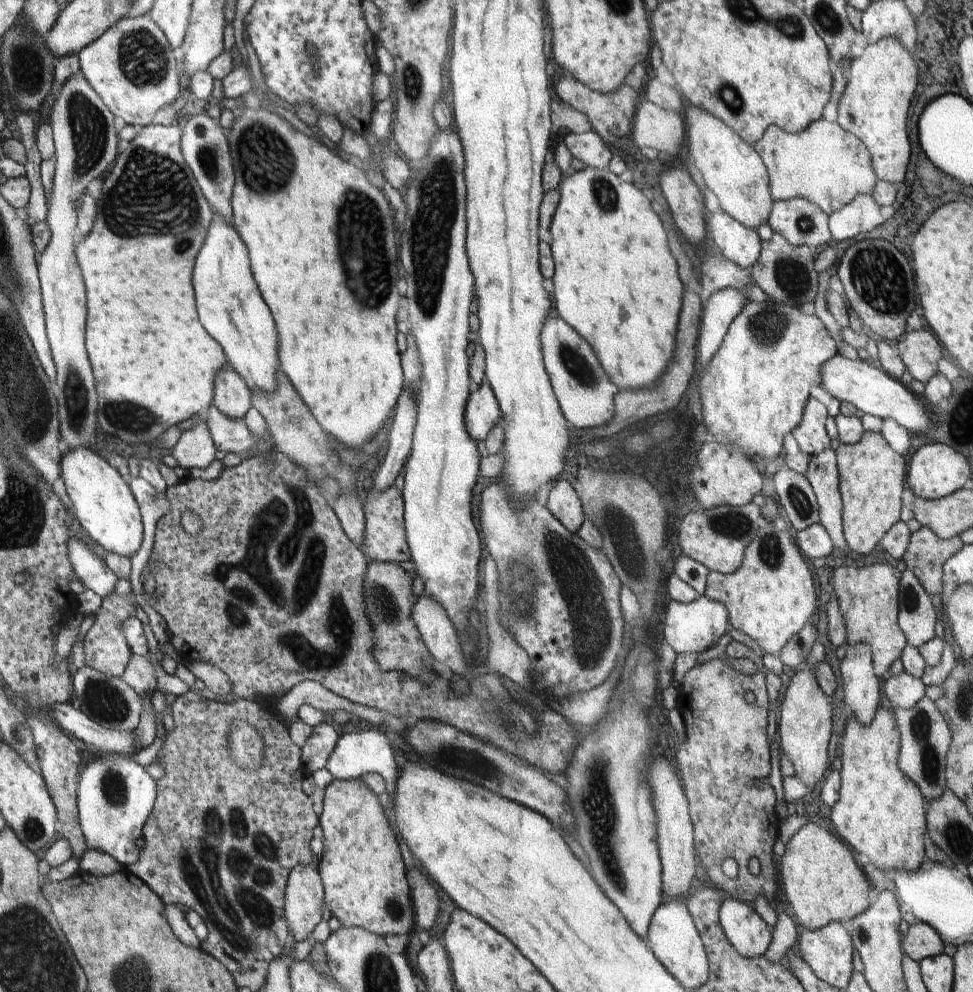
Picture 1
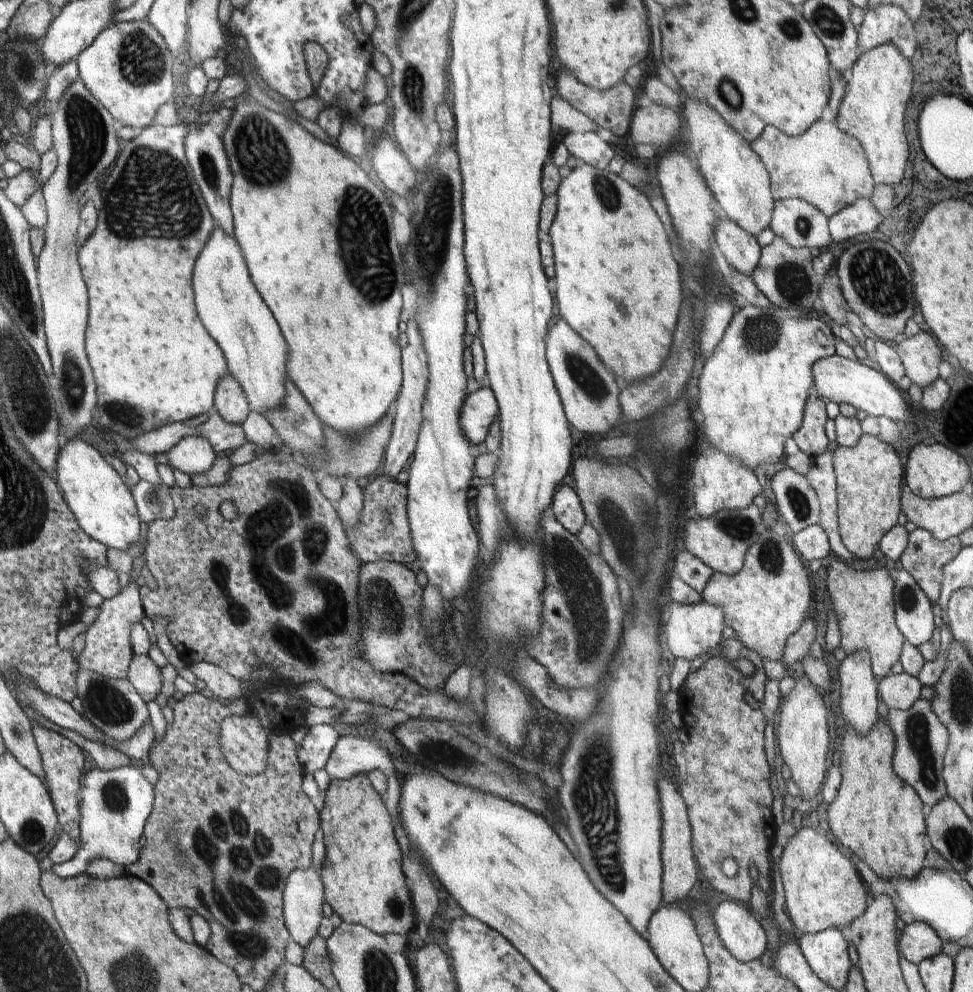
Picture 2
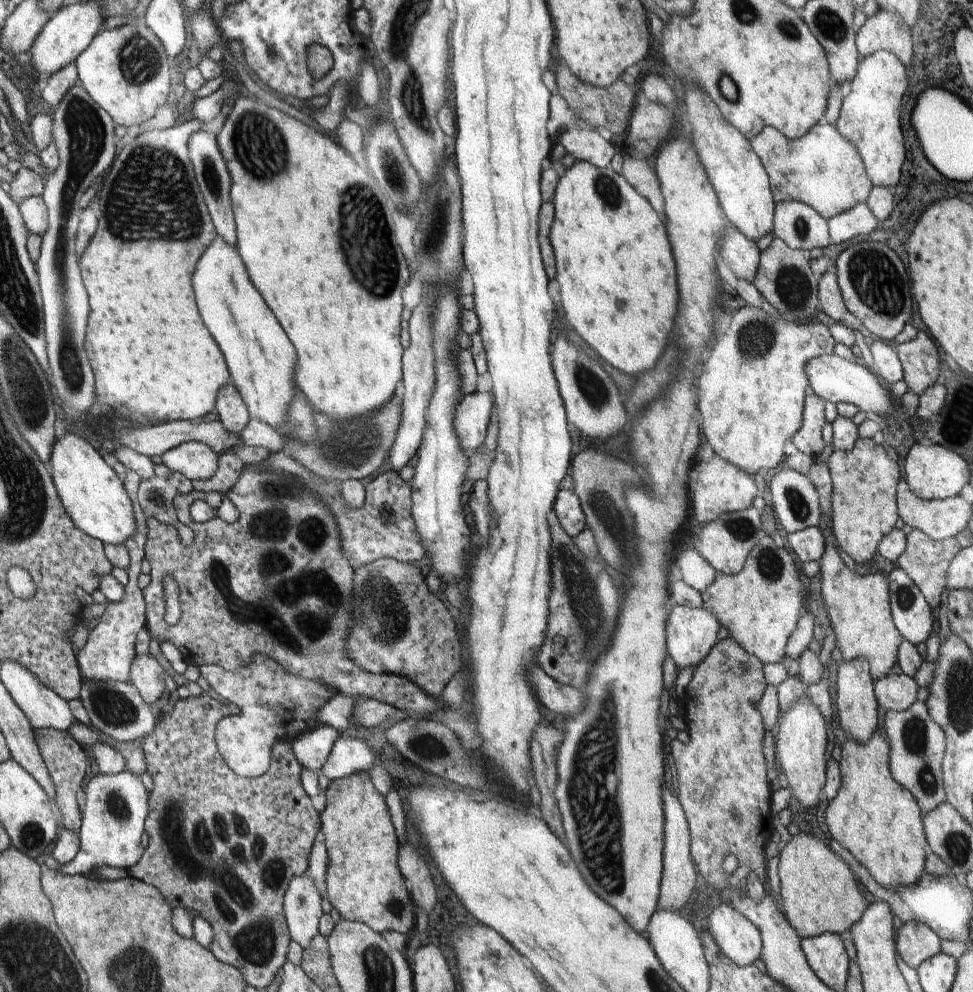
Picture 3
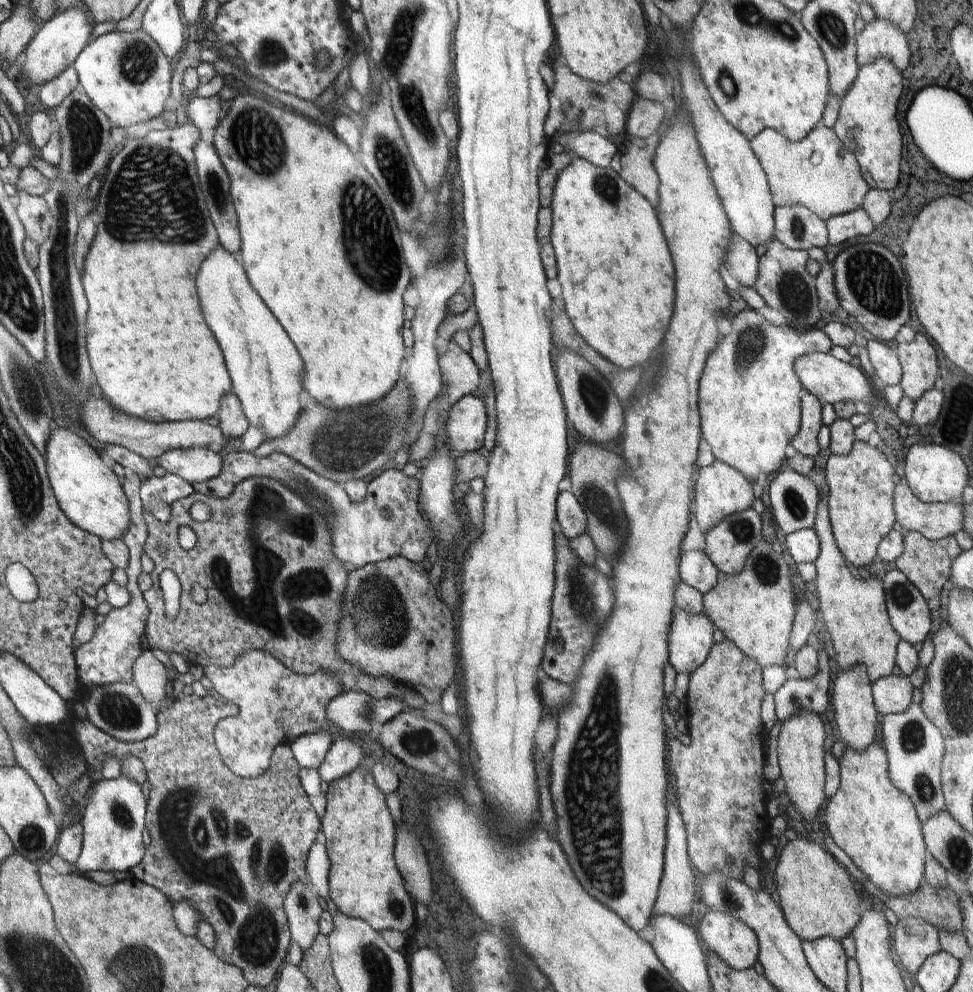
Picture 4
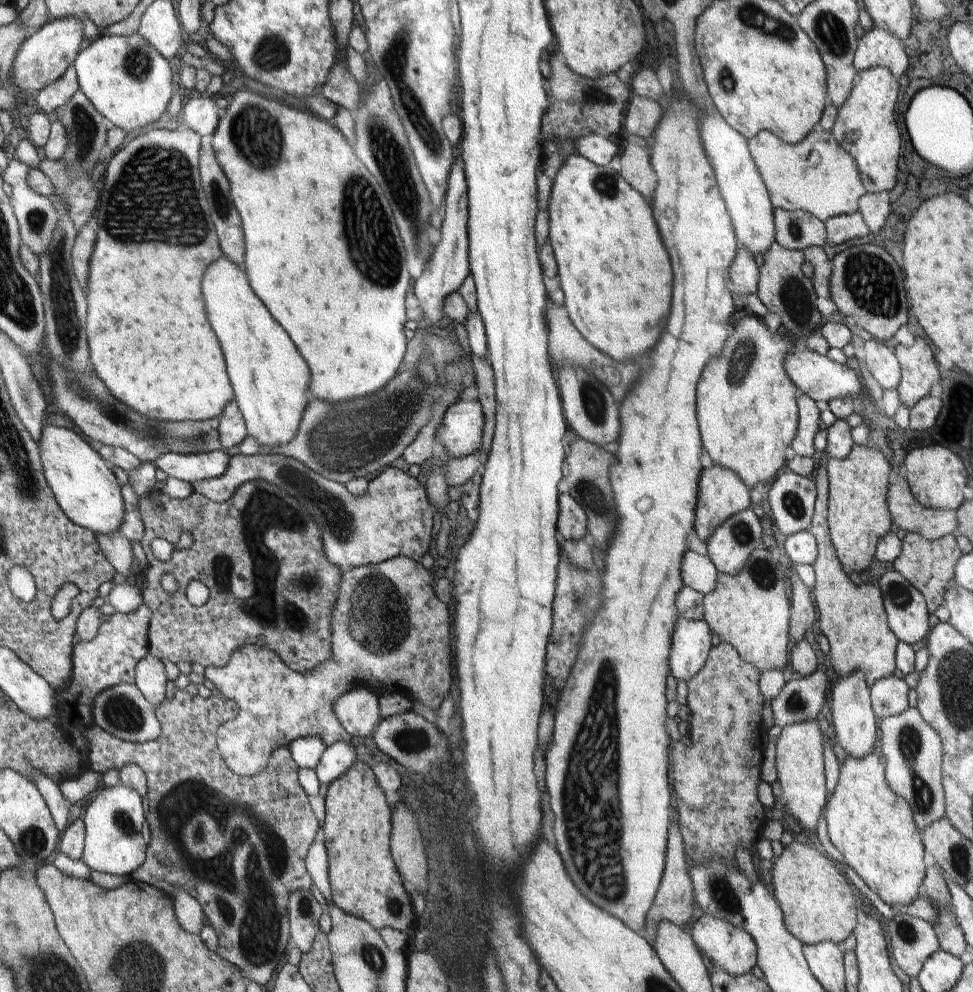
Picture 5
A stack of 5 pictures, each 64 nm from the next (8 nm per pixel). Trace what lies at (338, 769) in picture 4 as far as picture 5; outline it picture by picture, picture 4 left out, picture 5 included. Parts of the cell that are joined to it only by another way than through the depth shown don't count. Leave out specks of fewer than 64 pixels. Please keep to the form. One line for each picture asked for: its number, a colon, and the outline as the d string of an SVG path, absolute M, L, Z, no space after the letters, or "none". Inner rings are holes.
5: M345 742L331 744L329 748L323 750L323 754L315 766L317 780L327 786L333 784L339 776L343 776L349 770L349 766L353 766L355 760L357 760L355 750L349 744L345 744Z

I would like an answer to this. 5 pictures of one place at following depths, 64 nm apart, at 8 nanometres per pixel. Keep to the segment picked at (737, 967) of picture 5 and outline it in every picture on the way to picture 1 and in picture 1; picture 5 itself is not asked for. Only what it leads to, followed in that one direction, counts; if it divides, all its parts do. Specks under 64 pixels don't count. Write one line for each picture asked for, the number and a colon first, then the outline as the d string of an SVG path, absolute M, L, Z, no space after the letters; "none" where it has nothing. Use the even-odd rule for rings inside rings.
1: M727 898L719 906L719 926L733 950L743 958L761 958L771 944L771 928L755 914L753 906Z
2: M723 900L713 912L713 926L727 952L743 964L755 962L767 952L763 926L739 900Z
3: M727 904L711 908L705 930L719 946L719 952L741 968L751 966L761 956L759 930Z
4: M701 912L697 934L705 952L713 952L735 972L751 970L757 962L759 942L753 930L723 912Z

